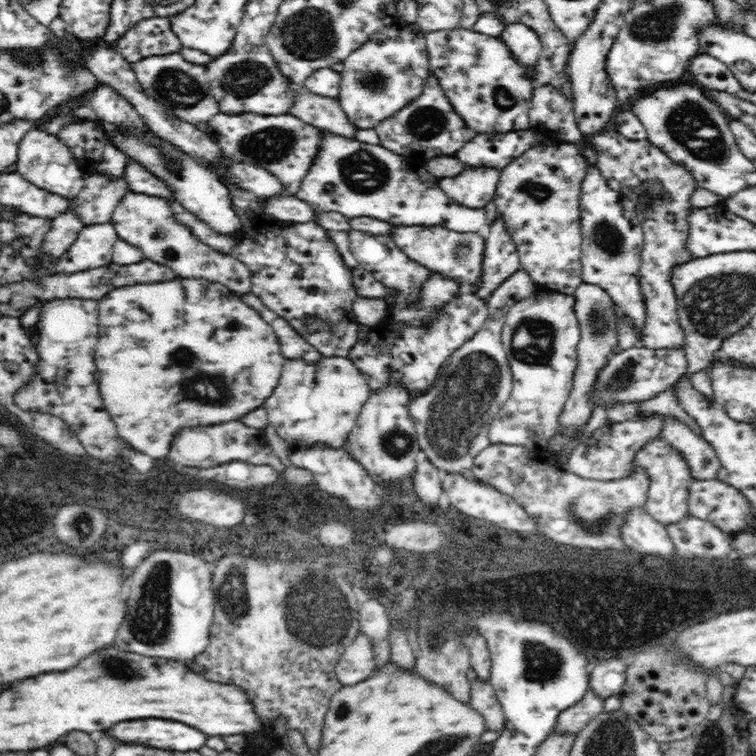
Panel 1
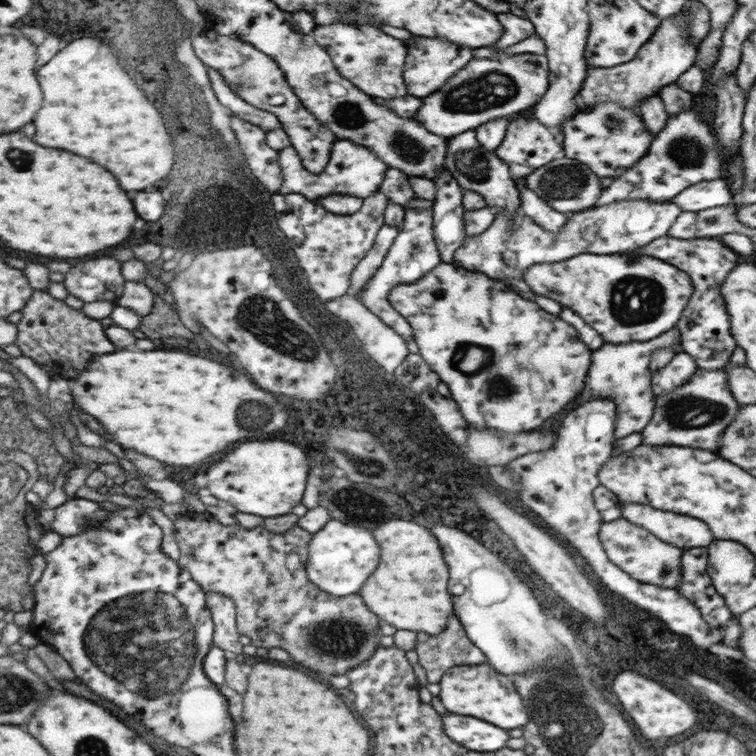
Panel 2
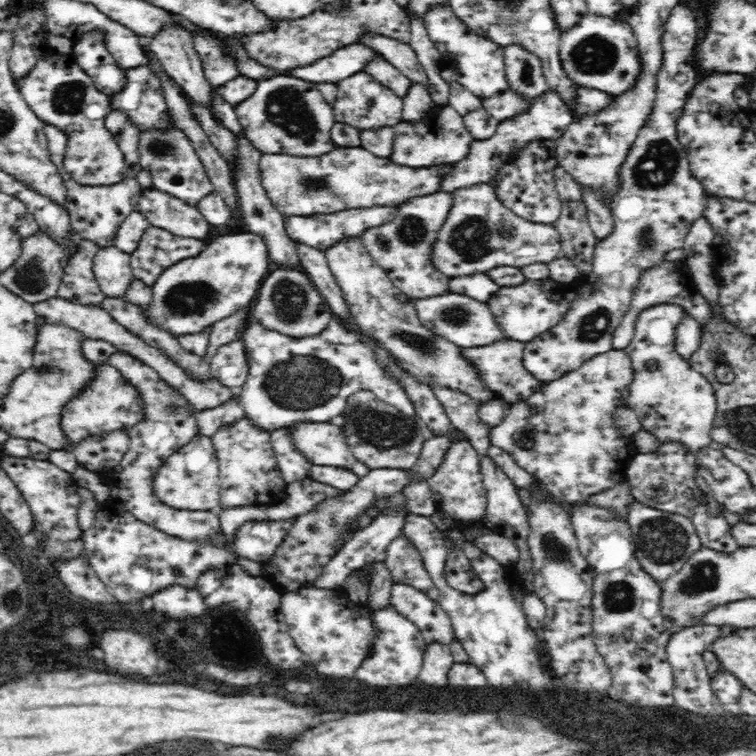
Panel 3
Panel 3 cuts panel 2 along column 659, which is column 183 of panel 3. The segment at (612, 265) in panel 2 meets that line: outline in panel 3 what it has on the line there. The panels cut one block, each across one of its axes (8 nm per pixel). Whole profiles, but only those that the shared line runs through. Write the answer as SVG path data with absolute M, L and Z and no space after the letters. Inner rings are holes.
M254 232L220 236L198 256L180 260L160 274L152 286L152 302L146 310L148 322L176 338L204 332L208 326L252 306L262 282L270 274L270 264L270 252L262 236Z

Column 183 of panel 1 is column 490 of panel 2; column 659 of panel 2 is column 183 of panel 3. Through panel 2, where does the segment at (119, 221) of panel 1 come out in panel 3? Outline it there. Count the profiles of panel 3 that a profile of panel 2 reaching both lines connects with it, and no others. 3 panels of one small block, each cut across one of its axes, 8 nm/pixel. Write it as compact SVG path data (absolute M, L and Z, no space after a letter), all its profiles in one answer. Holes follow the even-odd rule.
M144 188L138 200L138 212L156 228L164 228L174 236L202 240L212 224L200 214L198 208L170 196L158 188Z

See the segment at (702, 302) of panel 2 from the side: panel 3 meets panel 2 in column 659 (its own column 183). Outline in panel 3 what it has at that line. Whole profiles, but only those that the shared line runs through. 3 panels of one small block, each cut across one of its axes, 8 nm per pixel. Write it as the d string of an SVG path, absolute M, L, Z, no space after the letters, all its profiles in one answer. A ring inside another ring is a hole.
M146 228L136 252L132 252L132 274L142 280L148 288L160 278L160 274L180 260L188 260L206 250L208 244L202 240L190 240L174 236L164 228Z

